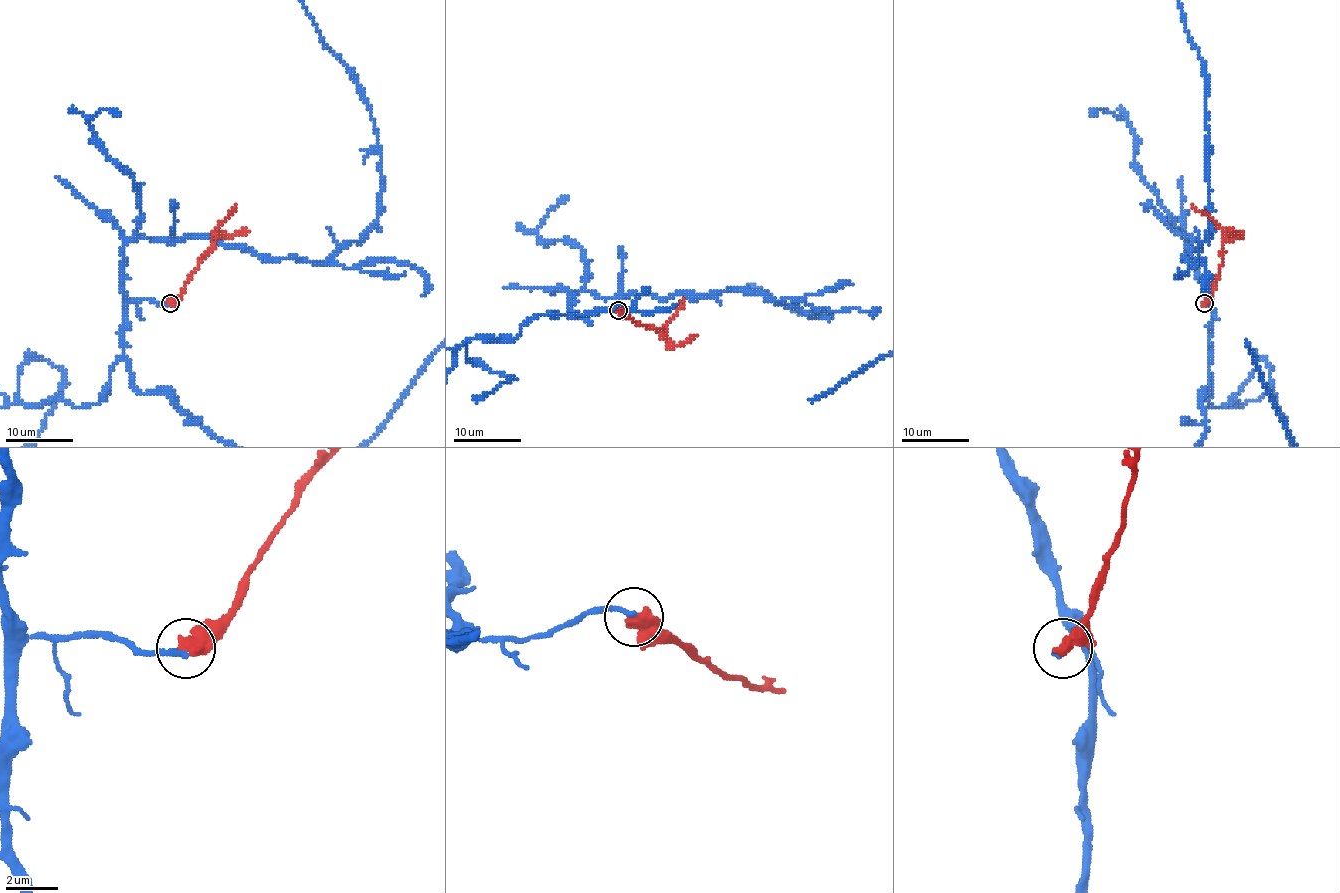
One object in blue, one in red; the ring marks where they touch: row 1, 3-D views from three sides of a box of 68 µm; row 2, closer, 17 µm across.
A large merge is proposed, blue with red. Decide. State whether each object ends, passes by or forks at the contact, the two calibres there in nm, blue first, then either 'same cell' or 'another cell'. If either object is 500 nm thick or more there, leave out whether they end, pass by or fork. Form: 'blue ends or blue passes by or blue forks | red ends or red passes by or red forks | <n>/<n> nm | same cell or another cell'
200/550 nm | same cell

